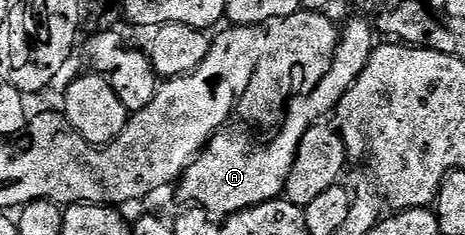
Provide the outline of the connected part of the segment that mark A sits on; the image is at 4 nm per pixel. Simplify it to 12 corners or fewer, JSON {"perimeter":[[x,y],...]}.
{"perimeter":[[339,30],[332,66],[289,100],[273,141],[217,132],[178,186],[213,215],[277,200],[303,136],[335,110],[374,48]]}

